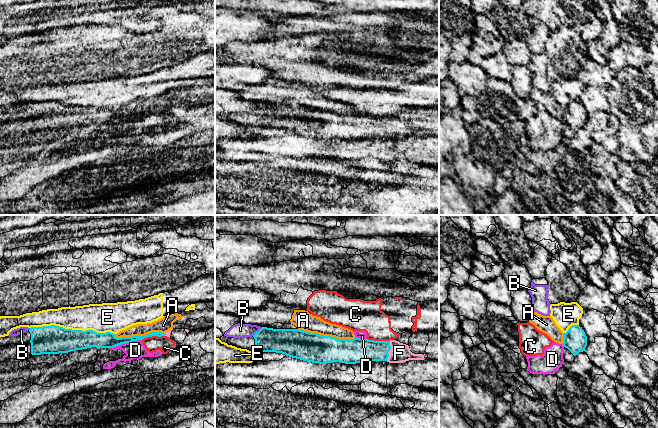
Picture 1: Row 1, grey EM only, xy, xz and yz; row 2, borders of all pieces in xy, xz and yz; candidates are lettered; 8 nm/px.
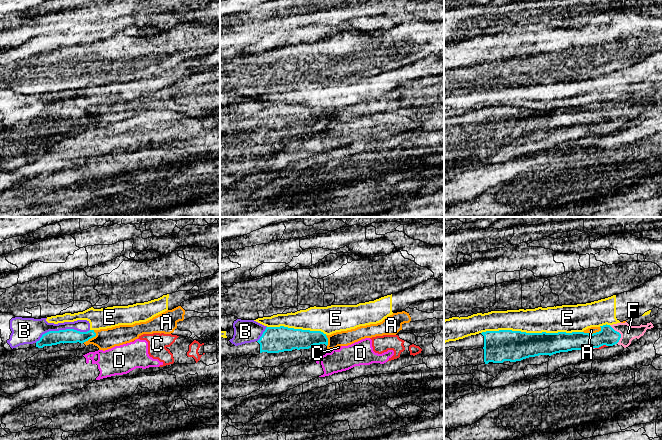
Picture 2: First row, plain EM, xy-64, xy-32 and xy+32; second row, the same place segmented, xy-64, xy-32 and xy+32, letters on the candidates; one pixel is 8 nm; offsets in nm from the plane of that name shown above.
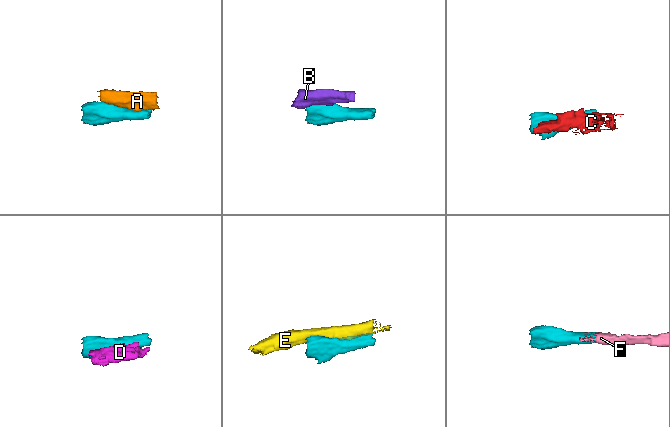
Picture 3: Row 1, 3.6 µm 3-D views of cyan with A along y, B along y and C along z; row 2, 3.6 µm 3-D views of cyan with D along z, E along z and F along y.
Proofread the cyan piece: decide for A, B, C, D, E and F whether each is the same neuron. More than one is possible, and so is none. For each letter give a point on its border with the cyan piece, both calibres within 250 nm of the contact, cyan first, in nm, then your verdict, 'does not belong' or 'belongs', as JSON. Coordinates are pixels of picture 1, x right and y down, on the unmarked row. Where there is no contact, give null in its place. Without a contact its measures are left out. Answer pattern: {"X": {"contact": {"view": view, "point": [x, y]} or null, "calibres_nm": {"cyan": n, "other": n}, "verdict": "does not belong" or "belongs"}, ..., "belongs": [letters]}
{"A": {"contact": {"view": "xz", "point": [327, 112]}, "calibres_nm": {"cyan": 240, "other": 160}, "verdict": "does not belong"}, "B": {"contact": {"view": "xz", "point": [258, 107]}, "calibres_nm": {"cyan": 200, "other": 120}, "verdict": "does not belong"}, "C": {"contact": {"view": "xz", "point": [378, 117]}, "calibres_nm": {"cyan": 200, "other": 240}, "verdict": "does not belong"}, "D": {"contact": {"view": "xy", "point": [126, 118]}, "calibres_nm": {"cyan": 130, "other": 140}, "verdict": "does not belong"}, "E": {"contact": {"view": "xy", "point": [71, 105]}, "calibres_nm": {"cyan": 220, "other": 220}, "verdict": "does not belong"}, "F": {"contact": {"view": "xz", "point": [389, 126]}, "calibres_nm": {"cyan": 190, "other": 160}, "verdict": "belongs"}, "belongs": ["F"]}

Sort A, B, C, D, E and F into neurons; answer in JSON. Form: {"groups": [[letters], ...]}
{"groups": [["A"], ["B"], ["C", "D"], ["E"], ["F"]]}

